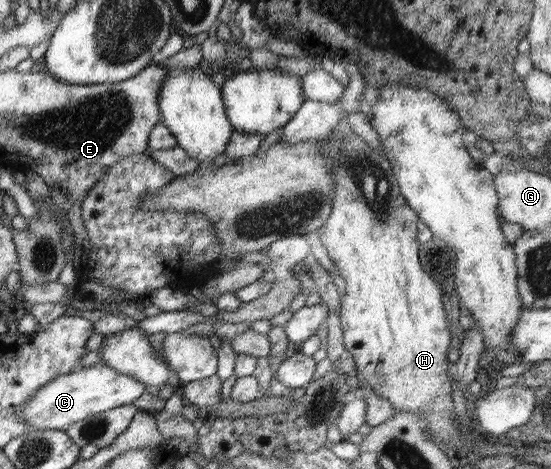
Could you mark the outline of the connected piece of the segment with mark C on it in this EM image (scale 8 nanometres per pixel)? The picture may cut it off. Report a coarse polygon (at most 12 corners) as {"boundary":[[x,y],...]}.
{"boundary":[[99,362],[51,379],[20,408],[39,430],[131,405],[146,385]]}

